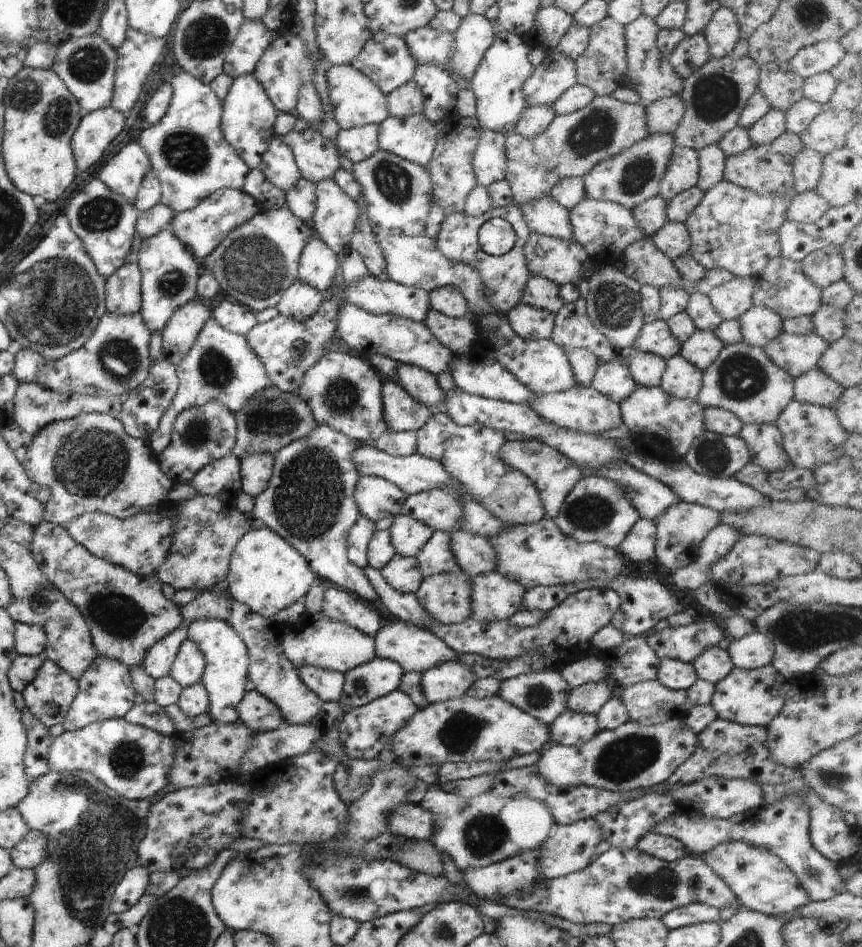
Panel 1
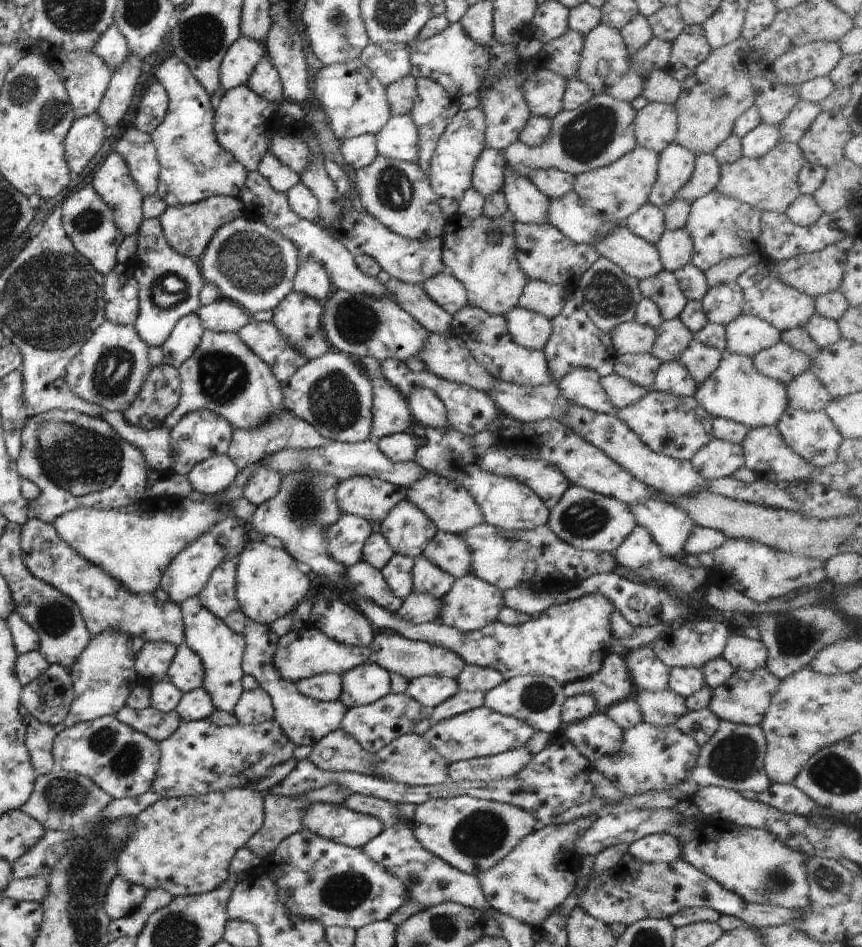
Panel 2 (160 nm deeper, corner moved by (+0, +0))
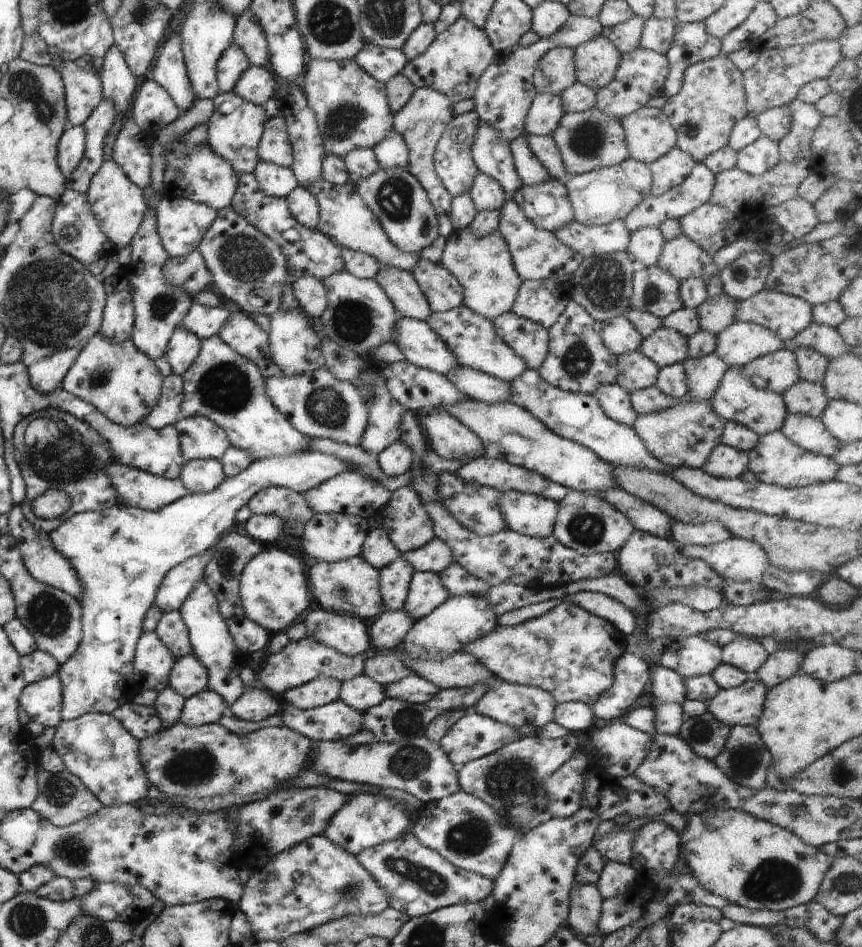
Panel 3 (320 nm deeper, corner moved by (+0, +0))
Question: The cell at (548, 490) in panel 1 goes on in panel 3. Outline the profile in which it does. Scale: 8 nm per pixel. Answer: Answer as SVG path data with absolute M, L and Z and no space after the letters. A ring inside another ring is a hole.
M488 456L477 457L463 463L455 472L461 480L465 482L481 485L482 487L492 488L497 492L504 493L505 491L513 491L518 493L525 493L528 495L540 496L549 500L554 500L556 503L561 502L569 494L570 489L561 486L556 482L543 478L539 473L527 470L522 466L512 465L510 462L501 459L489 458Z

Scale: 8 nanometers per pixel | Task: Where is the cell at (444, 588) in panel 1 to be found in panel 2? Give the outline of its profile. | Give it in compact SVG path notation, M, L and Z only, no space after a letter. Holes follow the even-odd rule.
M409 593L394 612L395 616L404 621L410 621L416 625L436 620L441 599L434 599L425 593Z

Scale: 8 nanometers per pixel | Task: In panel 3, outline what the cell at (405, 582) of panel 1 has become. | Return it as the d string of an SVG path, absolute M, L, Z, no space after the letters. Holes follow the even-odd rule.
M399 556L391 564L378 571L378 591L383 611L401 610L405 603L409 579L414 571L413 567L407 564L402 556Z

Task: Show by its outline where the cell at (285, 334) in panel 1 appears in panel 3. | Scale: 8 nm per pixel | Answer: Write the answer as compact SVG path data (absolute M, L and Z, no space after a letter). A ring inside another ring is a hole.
M235 312L227 317L223 326L219 328L216 334L228 347L231 347L239 356L250 360L265 379L267 377L276 377L281 375L280 370L275 366L268 351L268 334L261 331L259 326L253 320L245 316L242 312Z

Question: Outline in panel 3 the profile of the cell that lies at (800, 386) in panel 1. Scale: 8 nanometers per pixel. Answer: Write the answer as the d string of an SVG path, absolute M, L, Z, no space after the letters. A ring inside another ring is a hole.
M801 379L783 391L781 395L787 413L807 415L817 420L828 401L821 385Z

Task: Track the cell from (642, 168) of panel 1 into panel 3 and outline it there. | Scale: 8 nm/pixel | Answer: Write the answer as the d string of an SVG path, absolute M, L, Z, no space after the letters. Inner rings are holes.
M627 158L610 167L571 175L564 187L568 192L574 220L585 226L593 226L622 221L632 208L651 195L650 184L648 165Z

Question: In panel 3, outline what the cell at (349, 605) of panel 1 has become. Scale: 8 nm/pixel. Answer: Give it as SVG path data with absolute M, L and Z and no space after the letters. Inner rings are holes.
M321 607L309 610L300 620L305 624L305 638L350 657L370 652L368 622Z

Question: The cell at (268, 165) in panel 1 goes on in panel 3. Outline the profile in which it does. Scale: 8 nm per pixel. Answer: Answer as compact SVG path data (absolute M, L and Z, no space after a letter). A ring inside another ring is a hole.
M258 161L252 172L258 187L270 197L284 198L298 184L290 167Z

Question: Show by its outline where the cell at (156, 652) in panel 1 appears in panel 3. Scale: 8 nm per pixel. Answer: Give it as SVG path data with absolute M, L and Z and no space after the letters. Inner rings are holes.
M143 631L139 635L132 665L142 687L157 693L162 691L168 686L169 671L173 663L173 655L153 631Z

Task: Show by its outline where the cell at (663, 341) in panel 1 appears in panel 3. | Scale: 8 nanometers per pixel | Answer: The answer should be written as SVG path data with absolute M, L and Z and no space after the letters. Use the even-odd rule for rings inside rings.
M623 315L600 323L600 339L603 346L616 357L637 351L643 340Z

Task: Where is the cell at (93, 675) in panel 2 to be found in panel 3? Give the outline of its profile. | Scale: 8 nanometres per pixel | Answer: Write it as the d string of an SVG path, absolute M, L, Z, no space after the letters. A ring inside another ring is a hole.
M305 450L290 455L279 455L253 461L245 470L232 477L224 477L219 486L208 493L189 493L155 512L133 507L113 505L101 512L85 511L74 514L55 530L48 532L54 549L64 556L80 580L80 607L82 640L75 652L58 665L61 683L61 710L63 721L73 720L89 713L110 714L112 710L129 702L136 692L139 676L133 672L134 648L141 631L145 612L153 604L157 587L163 575L190 556L199 555L233 526L238 508L260 490L267 487L285 487L303 494L306 490L346 471L348 467L339 458L317 451Z

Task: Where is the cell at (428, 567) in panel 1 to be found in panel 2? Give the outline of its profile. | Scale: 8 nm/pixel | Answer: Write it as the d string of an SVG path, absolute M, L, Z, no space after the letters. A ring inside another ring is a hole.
M422 554L414 558L411 576L411 593L425 593L434 599L447 594L454 581L453 576L433 566Z

